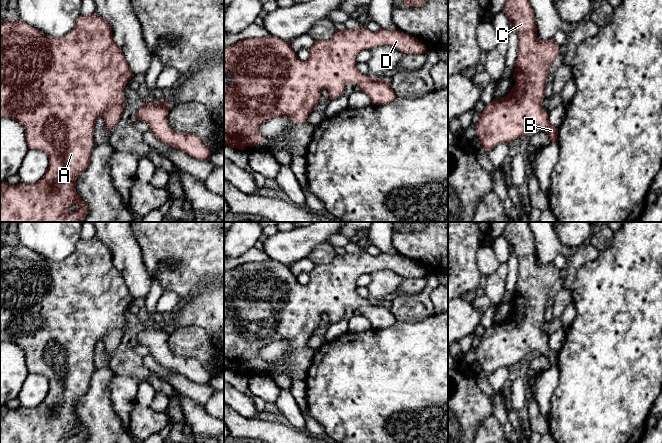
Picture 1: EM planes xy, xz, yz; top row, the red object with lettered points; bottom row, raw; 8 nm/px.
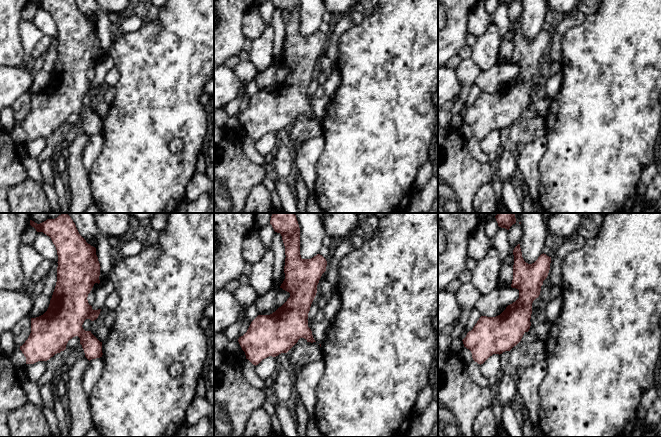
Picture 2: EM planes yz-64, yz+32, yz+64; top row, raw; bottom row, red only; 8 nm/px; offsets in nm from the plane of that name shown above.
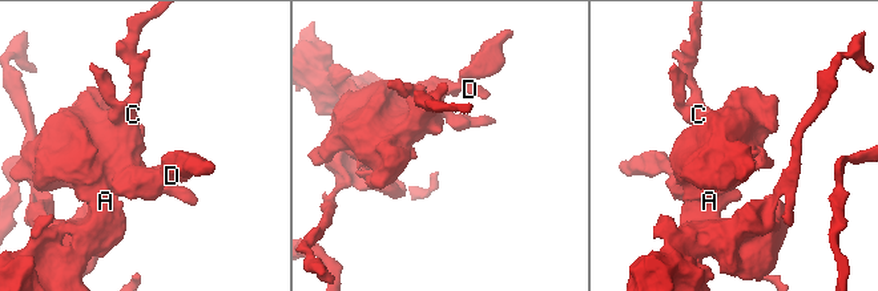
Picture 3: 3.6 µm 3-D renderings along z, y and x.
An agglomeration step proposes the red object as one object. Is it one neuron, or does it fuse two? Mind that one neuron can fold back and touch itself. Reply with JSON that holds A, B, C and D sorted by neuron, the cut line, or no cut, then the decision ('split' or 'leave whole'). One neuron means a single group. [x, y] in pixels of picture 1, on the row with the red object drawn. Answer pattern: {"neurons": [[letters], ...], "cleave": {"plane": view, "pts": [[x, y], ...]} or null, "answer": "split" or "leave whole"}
{"neurons": [["A", "B", "C", "D"]], "cleave": null, "answer": "leave whole"}

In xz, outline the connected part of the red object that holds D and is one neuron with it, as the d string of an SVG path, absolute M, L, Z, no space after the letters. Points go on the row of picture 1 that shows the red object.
M366 28L337 30L330 39L316 41L308 49L309 57L305 61L297 57L290 43L274 36L244 39L234 45L224 47L224 80L229 69L232 78L230 86L224 82L224 145L238 150L259 145L266 139L259 133L259 127L275 117L288 116L294 124L306 122L308 115L320 102L323 89L328 90L329 99L335 100L343 95L346 85L352 83L360 86L360 91L370 97L372 104L381 105L392 102L397 97L386 78L373 79L370 75L364 75L357 70L356 58L361 51L385 45L392 46L404 54L427 53L425 46L411 35L384 28L380 28L377 32Z

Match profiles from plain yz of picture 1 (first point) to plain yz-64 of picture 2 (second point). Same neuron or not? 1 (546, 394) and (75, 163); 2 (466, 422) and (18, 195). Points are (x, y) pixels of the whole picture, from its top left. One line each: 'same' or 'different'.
1: different
2: different

